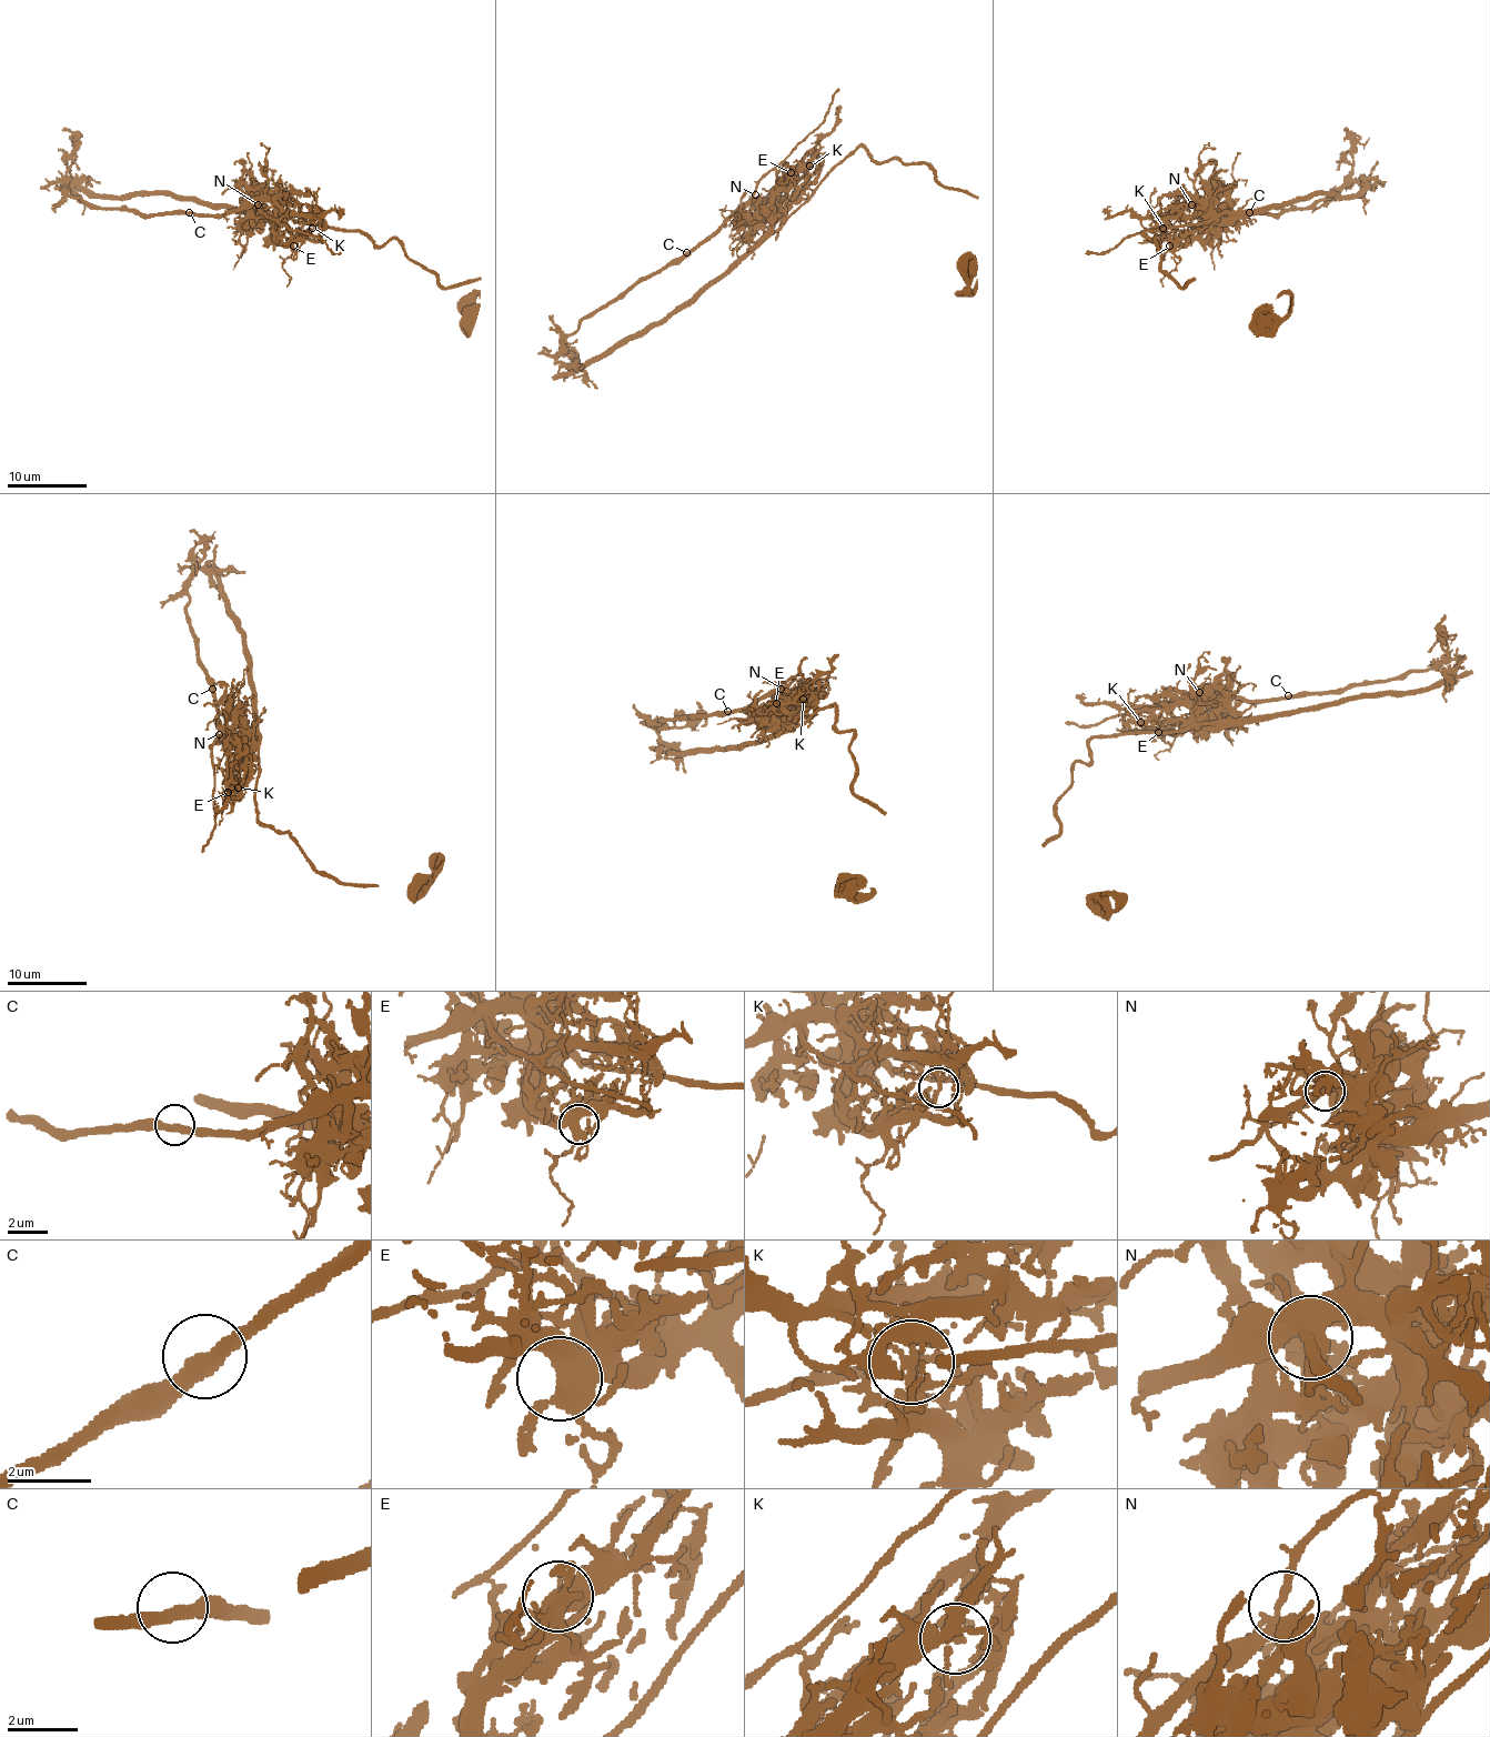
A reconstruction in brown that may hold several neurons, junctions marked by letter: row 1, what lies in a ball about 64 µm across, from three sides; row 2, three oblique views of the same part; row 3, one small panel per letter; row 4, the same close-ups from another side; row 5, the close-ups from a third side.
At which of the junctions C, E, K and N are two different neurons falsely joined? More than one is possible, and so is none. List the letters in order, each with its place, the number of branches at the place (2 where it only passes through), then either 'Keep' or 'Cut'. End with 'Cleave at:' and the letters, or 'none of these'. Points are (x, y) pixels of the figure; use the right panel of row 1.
C: Place: (1249, 212). Branches: 2. Keep
E: Place: (1169, 246). Branches: 5. Keep
K: Place: (1163, 228). Branches: 5. Cut
N: Place: (1191, 204). Branches: 5. Keep
Cleave at: K

